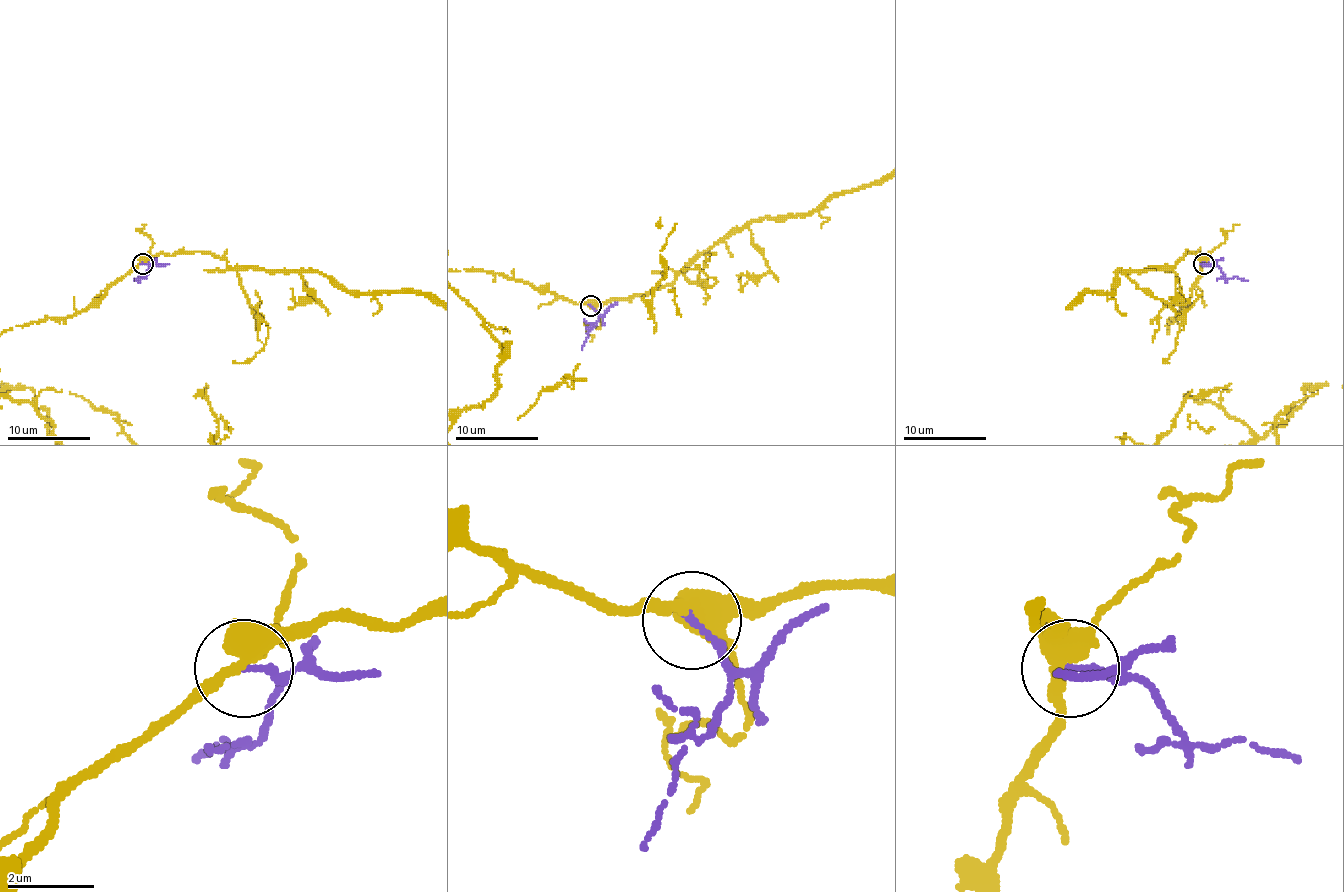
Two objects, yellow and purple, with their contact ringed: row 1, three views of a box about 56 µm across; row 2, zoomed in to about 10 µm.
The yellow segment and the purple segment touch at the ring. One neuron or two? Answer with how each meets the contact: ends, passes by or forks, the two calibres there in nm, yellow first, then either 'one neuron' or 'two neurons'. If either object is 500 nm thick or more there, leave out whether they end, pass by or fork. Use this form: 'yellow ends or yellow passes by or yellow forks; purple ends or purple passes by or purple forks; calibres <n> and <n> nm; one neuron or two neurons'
yellow forks; purple ends; calibres 380 and 170 nm; one neuron

